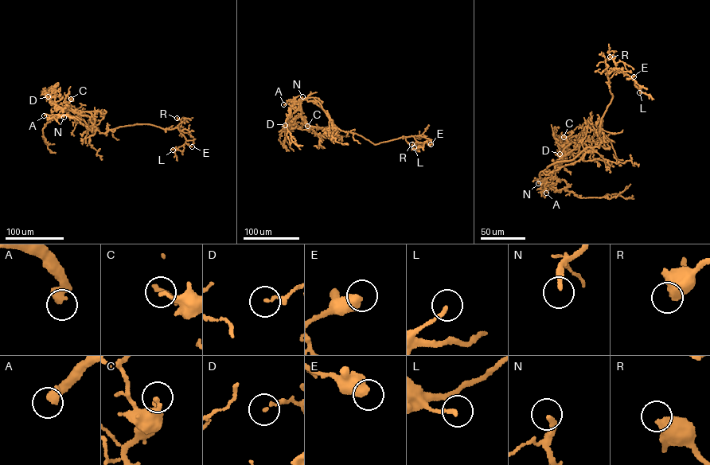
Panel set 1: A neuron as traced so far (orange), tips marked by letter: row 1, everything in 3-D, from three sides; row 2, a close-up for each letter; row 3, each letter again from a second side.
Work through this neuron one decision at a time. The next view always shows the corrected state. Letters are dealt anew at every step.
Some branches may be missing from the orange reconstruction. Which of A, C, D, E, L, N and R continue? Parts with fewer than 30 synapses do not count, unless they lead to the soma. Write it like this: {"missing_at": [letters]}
{"missing_at": ["A", "N"]}

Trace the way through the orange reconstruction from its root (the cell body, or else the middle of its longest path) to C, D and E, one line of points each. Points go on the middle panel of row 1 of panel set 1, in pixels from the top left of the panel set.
C: (338, 128), (323, 110), (312, 101), (303, 99), (300, 102), (301, 114), (307, 126)
D: (338, 128), (323, 110), (312, 101), (304, 99), (300, 102), (300, 115), (286, 126), (285, 125)
E: (338, 128), (362, 136), (374, 144), (412, 136), (424, 144), (426, 141), (431, 144)

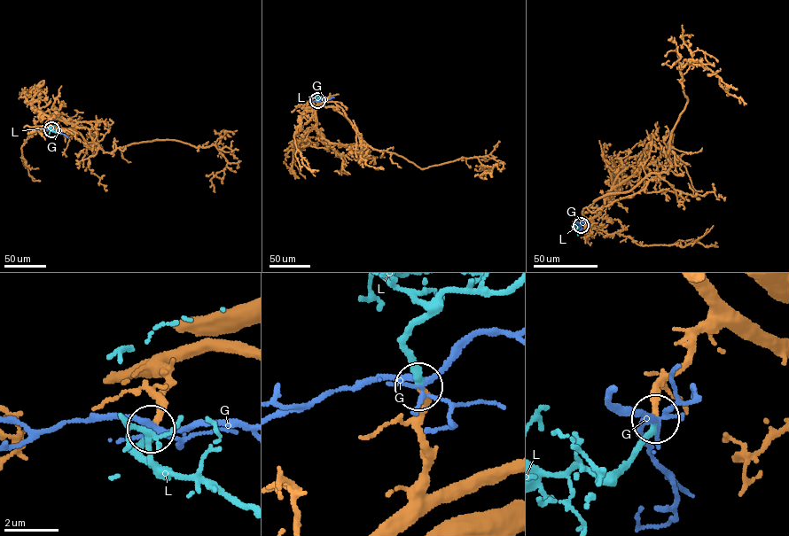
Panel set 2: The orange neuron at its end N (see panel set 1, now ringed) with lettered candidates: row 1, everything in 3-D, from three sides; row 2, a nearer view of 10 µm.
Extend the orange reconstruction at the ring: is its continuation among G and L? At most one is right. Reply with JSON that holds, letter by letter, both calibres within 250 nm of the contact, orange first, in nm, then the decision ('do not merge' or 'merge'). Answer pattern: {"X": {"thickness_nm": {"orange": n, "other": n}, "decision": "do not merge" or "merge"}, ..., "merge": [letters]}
{"G": {"thickness_nm": {"orange": 260, "other": 200}, "decision": "do not merge"}, "L": {"thickness_nm": {"orange": 260, "other": 240}, "decision": "merge"}, "merge": ["L"]}

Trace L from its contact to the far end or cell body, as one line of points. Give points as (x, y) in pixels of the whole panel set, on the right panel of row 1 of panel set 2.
L: (581, 225), (576, 227), (577, 236)

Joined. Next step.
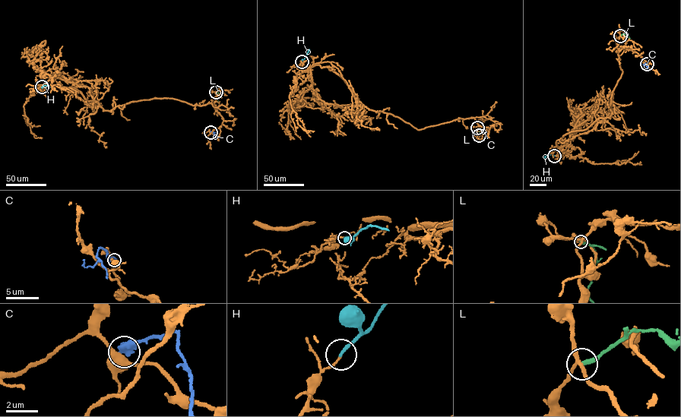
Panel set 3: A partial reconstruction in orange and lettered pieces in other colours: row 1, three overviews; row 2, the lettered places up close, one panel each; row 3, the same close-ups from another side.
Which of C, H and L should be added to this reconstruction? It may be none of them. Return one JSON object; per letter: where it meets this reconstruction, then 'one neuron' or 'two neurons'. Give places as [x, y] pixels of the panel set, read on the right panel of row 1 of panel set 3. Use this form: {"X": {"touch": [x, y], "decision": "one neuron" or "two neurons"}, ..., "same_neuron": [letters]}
{"C": {"touch": [647, 64], "decision": "two neurons"}, "H": {"touch": [554, 156], "decision": "two neurons"}, "L": {"touch": [620, 36], "decision": "two neurons"}, "same_neuron": []}

